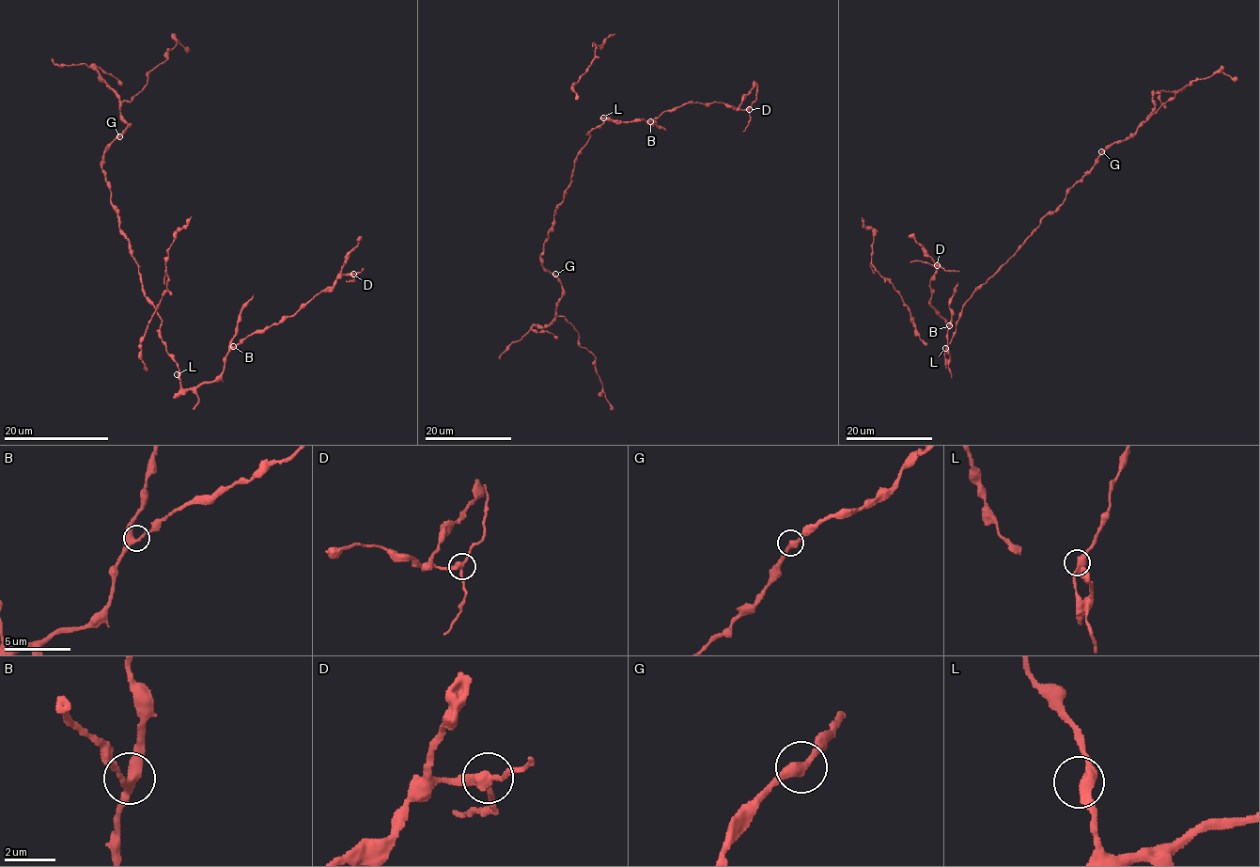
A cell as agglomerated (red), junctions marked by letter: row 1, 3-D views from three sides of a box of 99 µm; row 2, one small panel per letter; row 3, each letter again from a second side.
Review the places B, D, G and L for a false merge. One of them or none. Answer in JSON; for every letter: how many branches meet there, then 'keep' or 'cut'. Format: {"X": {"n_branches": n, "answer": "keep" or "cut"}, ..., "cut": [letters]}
{"B": {"n_branches": 3, "answer": "keep"}, "D": {"n_branches": 3, "answer": "cut"}, "G": {"n_branches": 2, "answer": "keep"}, "L": {"n_branches": 2, "answer": "keep"}, "cut": ["D"]}

